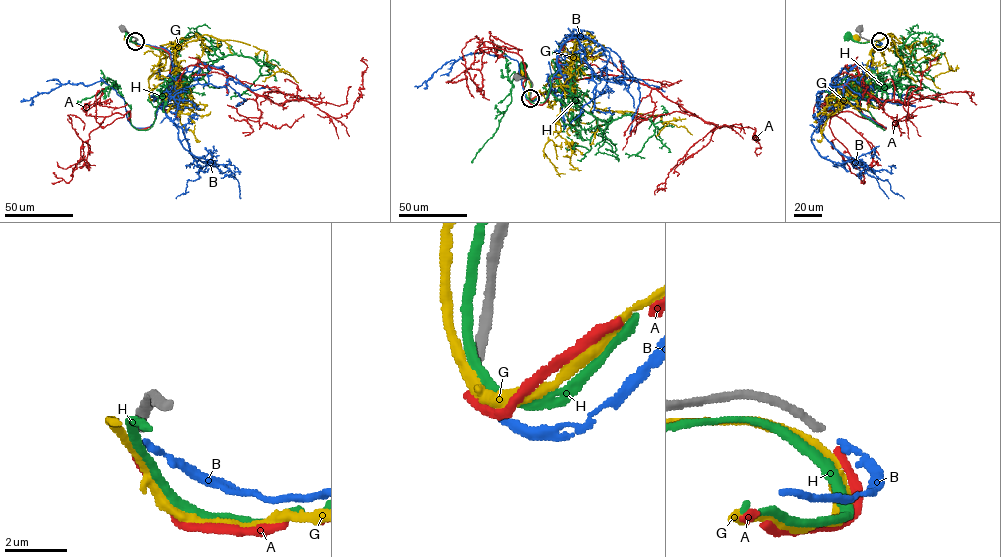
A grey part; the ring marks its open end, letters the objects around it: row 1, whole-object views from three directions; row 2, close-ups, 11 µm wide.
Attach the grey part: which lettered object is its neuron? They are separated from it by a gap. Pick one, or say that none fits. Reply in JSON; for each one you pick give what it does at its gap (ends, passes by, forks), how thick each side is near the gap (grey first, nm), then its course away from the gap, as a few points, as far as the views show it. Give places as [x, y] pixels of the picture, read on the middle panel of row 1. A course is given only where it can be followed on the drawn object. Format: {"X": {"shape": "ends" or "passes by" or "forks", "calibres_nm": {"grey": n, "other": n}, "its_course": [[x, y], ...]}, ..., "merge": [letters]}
{"B": {"shape": "ends", "calibres_nm": {"grey": 260, "other": 200}, "its_course": [[530, 99], [565, 90], [564, 78], [532, 104], [518, 62], [485, 52], [414, 86]]}, "merge": ["B"]}

